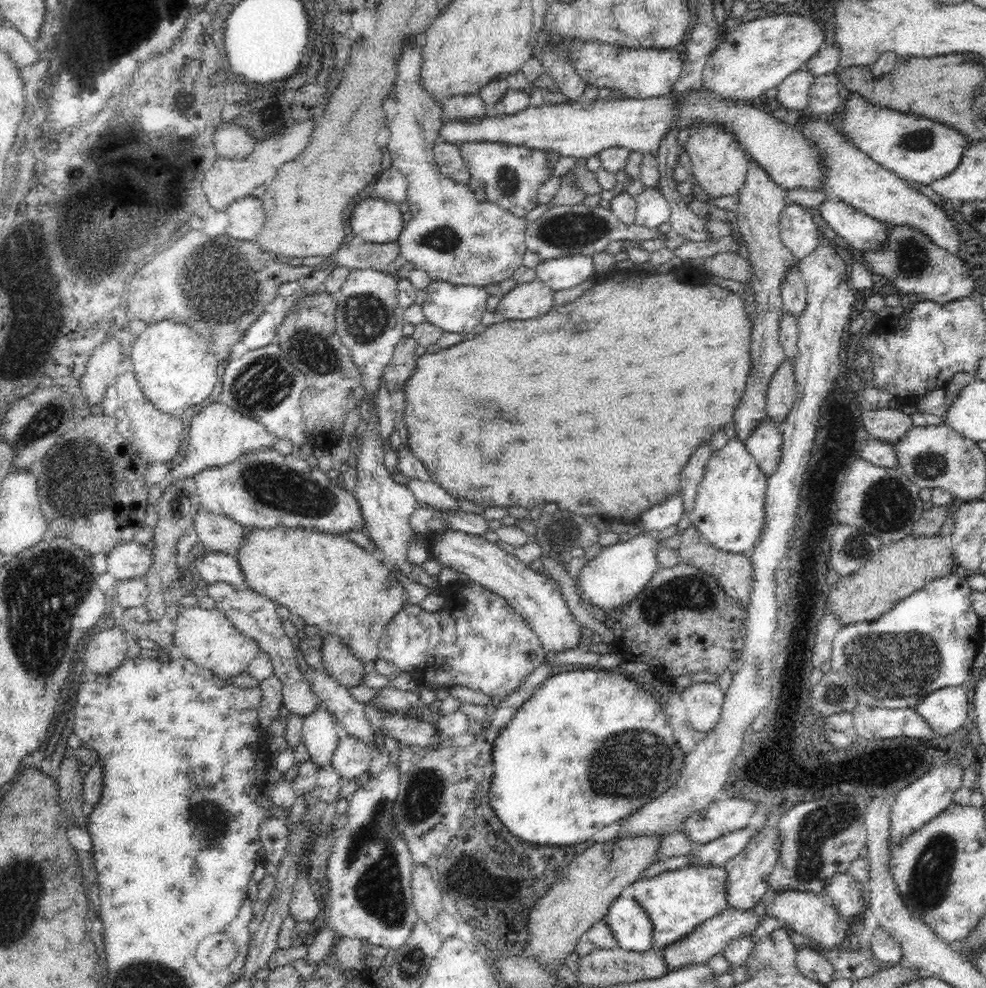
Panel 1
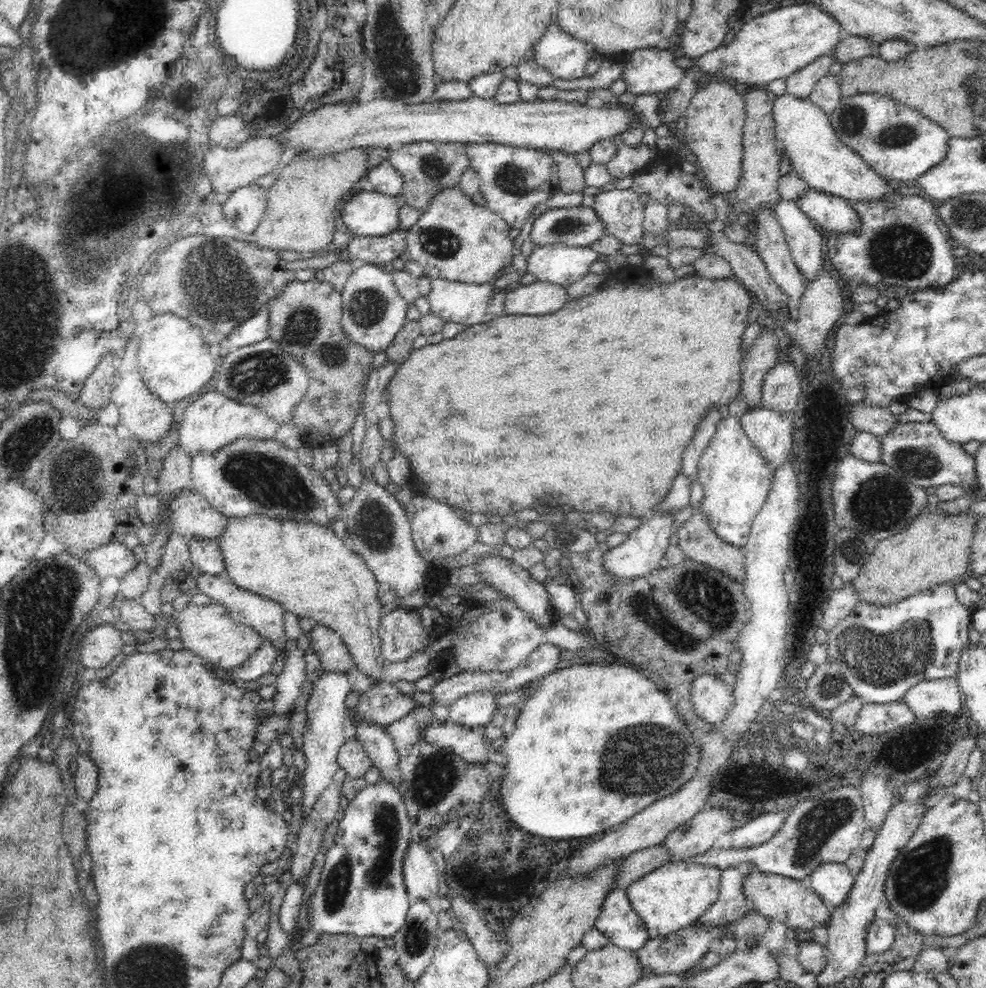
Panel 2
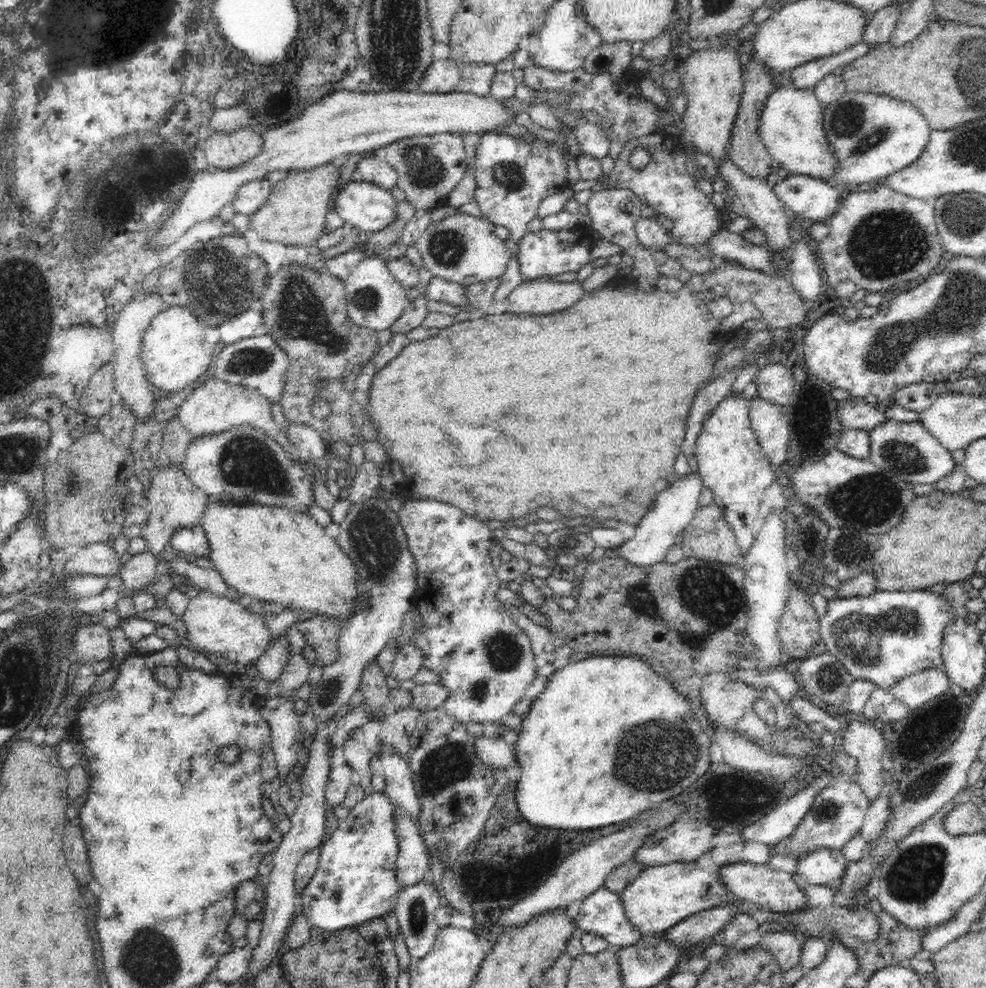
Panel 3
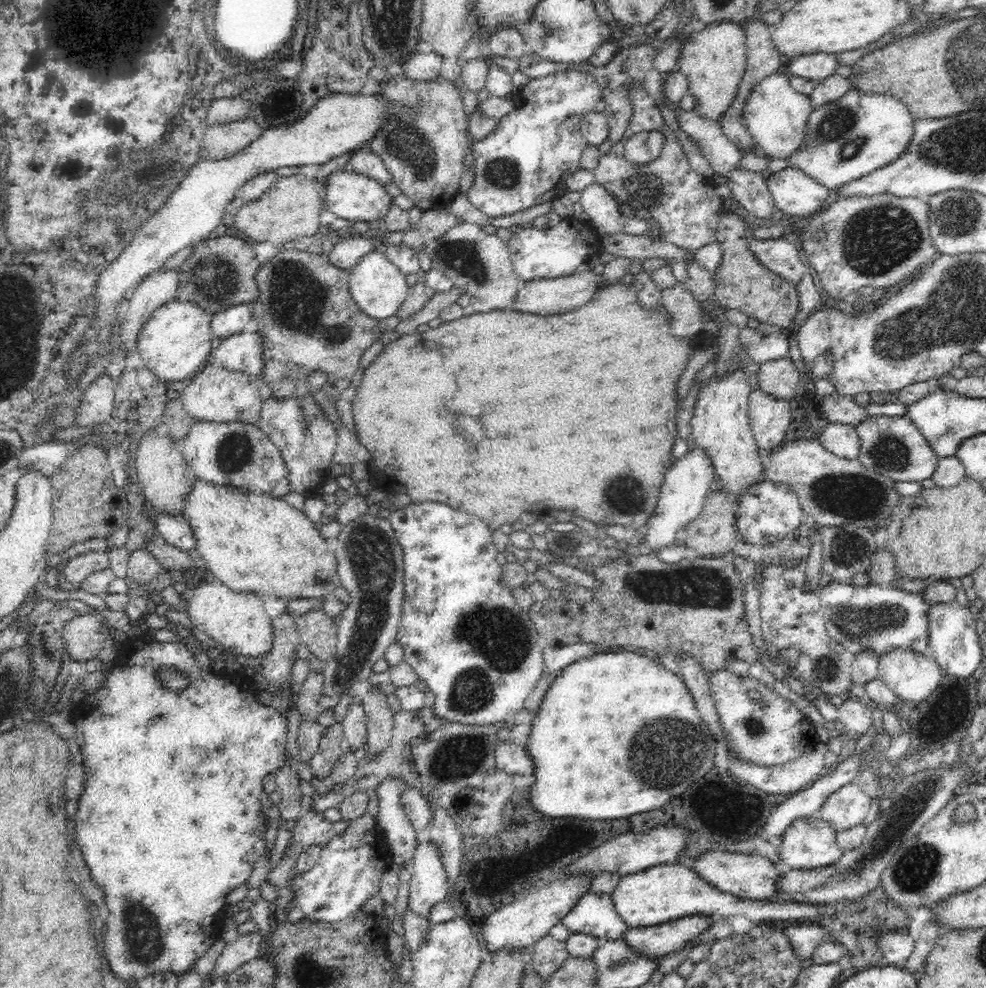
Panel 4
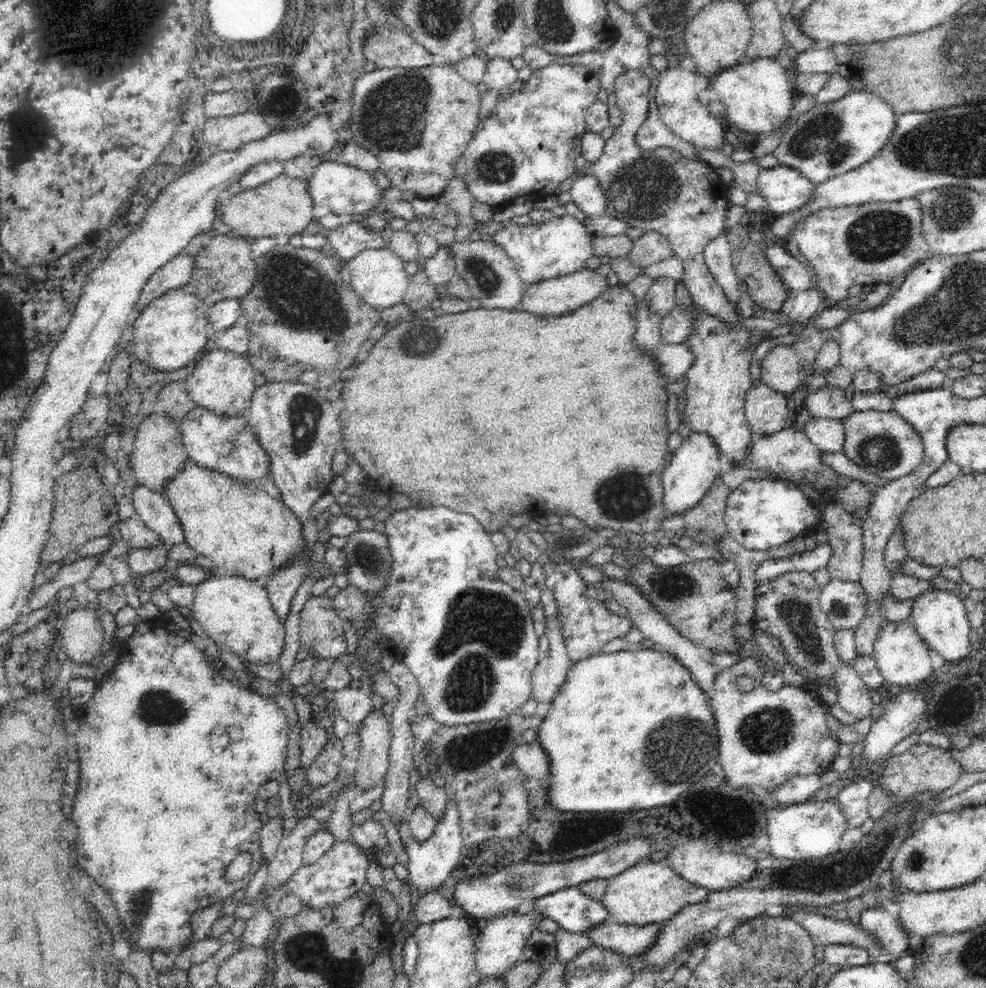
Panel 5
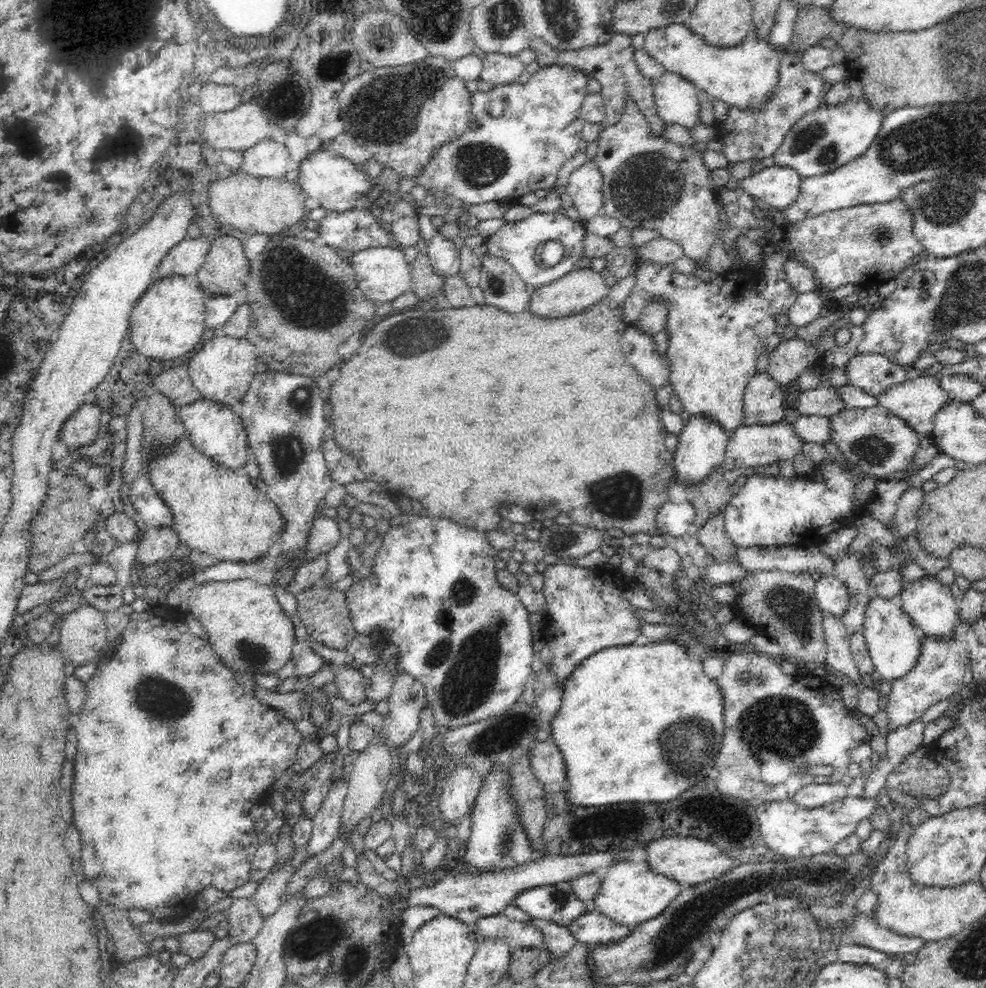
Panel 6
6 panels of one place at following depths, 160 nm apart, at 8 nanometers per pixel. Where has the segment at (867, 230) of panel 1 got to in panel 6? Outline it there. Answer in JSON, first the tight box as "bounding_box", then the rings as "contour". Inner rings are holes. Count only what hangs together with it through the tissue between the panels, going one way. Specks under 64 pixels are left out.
{"bounding_box":[738,165,801,211],"contour":[[[773,165],[770,167],[763,167],[762,170],[747,176],[738,181],[740,191],[745,191],[751,198],[758,198],[764,200],[766,204],[770,204],[771,211],[782,210],[789,207],[800,192],[801,176],[790,167],[781,167]]]}

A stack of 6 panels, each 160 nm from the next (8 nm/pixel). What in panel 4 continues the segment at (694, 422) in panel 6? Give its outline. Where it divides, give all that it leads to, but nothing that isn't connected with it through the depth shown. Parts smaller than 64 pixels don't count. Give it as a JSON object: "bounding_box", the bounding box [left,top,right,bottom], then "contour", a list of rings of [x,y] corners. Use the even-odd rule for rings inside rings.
{"bounding_box":[644,447,714,553],"contour":[[[694,447],[680,460],[673,461],[666,471],[656,509],[644,528],[648,553],[657,553],[679,540],[684,528],[702,512],[706,498],[712,491],[710,487],[714,475],[714,465],[708,453],[700,447]]]}

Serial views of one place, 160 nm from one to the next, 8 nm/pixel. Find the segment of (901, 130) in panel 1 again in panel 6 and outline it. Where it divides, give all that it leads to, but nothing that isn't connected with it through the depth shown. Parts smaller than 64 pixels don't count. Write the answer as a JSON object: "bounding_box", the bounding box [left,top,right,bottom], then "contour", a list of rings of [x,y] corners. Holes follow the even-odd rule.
{"bounding_box":[774,97,883,178],"contour":[[[851,97],[844,104],[820,108],[806,112],[799,118],[784,137],[784,142],[774,154],[776,165],[793,168],[801,178],[818,176],[832,172],[843,164],[860,158],[874,142],[883,123],[883,114],[872,108],[866,98]]]}

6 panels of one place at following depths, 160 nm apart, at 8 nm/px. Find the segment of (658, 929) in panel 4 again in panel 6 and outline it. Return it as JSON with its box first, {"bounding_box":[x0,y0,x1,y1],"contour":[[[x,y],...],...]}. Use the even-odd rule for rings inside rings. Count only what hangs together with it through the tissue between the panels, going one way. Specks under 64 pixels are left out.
{"bounding_box":[568,907,634,945],"contour":[[[593,907],[584,911],[577,919],[570,922],[568,928],[574,935],[576,943],[581,942],[586,945],[608,944],[617,940],[622,940],[630,934],[634,927],[620,926],[607,916],[600,914]]]}

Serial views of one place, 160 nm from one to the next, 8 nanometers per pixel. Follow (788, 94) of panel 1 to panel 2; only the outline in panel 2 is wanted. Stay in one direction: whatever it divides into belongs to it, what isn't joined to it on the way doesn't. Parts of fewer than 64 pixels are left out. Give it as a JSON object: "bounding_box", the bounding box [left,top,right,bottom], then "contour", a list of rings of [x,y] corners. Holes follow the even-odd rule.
{"bounding_box":[786,55,834,98],"contour":[[[824,55],[813,60],[808,66],[802,68],[799,72],[786,78],[786,93],[794,97],[809,98],[814,86],[829,74],[834,55]]]}

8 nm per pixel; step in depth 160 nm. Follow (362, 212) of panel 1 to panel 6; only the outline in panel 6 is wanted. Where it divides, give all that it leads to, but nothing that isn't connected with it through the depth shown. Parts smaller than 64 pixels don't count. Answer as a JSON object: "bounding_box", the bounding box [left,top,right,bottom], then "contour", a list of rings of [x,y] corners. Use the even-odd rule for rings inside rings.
{"bounding_box":[298,149,377,212],"contour":[[[327,149],[310,154],[299,168],[298,186],[310,198],[318,200],[320,207],[328,211],[344,212],[357,207],[356,200],[362,195],[374,196],[377,186],[374,185],[365,171],[350,160],[333,155]]]}

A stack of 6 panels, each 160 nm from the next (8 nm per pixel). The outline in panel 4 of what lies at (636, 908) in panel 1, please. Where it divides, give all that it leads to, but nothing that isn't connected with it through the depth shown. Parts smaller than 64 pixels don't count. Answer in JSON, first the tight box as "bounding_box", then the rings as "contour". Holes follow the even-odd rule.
{"bounding_box":[561,892,629,940],"contour":[[[590,892],[577,900],[561,922],[572,933],[610,940],[621,939],[629,927],[617,913],[611,895]]]}

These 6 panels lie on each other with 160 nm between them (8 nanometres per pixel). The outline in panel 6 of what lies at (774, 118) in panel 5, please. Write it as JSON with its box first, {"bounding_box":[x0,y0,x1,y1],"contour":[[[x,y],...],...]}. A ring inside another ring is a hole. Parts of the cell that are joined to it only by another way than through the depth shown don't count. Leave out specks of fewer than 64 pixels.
{"bounding_box":[643,24,782,109],"contour":[[[668,24],[646,32],[643,50],[664,67],[665,73],[681,75],[696,89],[706,91],[711,100],[722,100],[738,109],[757,109],[765,105],[780,76],[782,51],[772,47],[750,35],[738,46],[719,48],[694,35],[685,24]]]}

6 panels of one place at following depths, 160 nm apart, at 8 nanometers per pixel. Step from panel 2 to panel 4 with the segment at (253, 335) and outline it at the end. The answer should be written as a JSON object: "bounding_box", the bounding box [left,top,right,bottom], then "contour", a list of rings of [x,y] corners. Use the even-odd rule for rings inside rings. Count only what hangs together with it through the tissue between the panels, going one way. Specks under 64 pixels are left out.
{"bounding_box":[211,303,252,341],"contour":[[[252,303],[229,306],[212,315],[211,329],[216,341],[241,333],[252,317]]]}

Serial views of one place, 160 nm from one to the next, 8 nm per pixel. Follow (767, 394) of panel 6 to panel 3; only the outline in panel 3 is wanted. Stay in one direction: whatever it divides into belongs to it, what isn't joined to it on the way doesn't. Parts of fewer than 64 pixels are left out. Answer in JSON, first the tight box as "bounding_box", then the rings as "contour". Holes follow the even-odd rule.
{"bounding_box":[748,396,790,469],"contour":[[[758,396],[750,399],[748,412],[750,427],[752,427],[759,445],[762,447],[762,452],[765,454],[765,457],[771,462],[774,469],[776,466],[782,466],[784,460],[786,460],[788,446],[790,446],[790,438],[788,438],[788,432],[790,432],[790,430],[788,430],[788,420],[786,420],[786,416],[784,416],[786,413],[785,408]]]}

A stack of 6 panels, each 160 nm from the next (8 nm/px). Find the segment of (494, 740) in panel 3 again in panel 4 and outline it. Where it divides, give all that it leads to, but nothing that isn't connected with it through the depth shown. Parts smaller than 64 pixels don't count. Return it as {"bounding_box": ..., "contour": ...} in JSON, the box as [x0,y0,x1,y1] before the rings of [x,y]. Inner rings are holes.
{"bounding_box":[494,740,534,775],"contour":[[[501,740],[496,746],[494,757],[496,757],[497,768],[504,773],[510,775],[534,775],[534,763],[532,763],[532,757],[530,757],[526,745],[521,746],[509,740]]]}

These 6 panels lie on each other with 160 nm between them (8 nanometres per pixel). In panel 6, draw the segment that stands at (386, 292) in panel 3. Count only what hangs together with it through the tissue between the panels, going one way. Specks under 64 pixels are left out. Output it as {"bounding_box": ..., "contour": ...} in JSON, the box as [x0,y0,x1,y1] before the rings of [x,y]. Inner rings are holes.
{"bounding_box":[348,246,412,305],"contour":[[[398,246],[370,247],[354,253],[348,262],[353,266],[358,286],[376,305],[391,302],[412,288],[411,264],[406,261],[403,249]]]}

